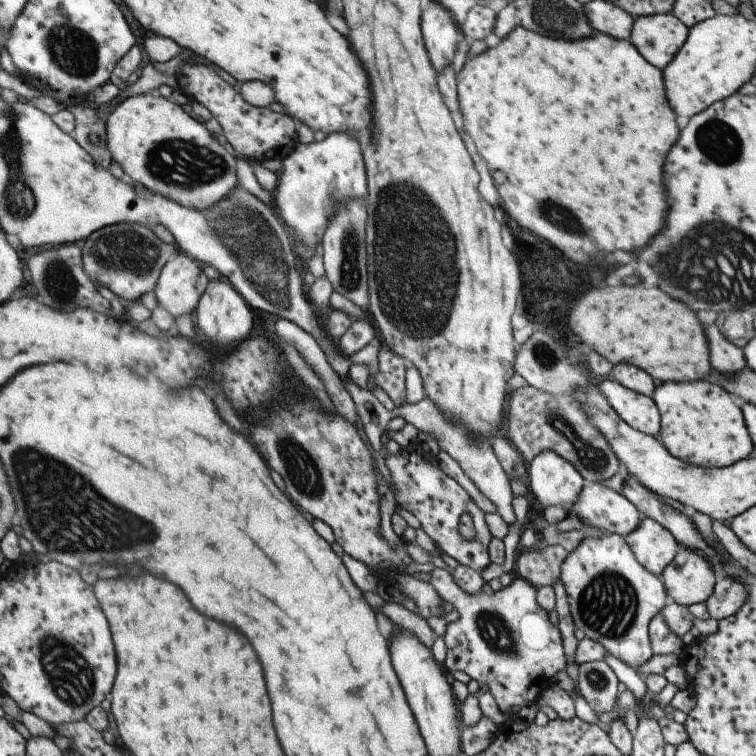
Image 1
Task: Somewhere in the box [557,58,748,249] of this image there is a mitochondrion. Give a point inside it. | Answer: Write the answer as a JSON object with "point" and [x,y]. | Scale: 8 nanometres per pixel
{"point":[720,143]}

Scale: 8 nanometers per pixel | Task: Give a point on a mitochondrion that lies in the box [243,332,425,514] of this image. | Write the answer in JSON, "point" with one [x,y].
{"point":[303,471]}

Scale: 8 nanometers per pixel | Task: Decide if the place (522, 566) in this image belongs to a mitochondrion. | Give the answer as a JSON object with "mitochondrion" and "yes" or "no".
{"mitochondrion":"no"}

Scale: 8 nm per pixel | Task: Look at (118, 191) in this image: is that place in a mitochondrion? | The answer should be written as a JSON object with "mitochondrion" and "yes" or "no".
{"mitochondrion":"no"}

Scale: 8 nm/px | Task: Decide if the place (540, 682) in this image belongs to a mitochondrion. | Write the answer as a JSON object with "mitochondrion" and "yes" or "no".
{"mitochondrion":"no"}

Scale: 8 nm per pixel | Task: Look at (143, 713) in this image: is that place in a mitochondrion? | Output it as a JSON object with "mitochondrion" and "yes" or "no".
{"mitochondrion":"no"}

